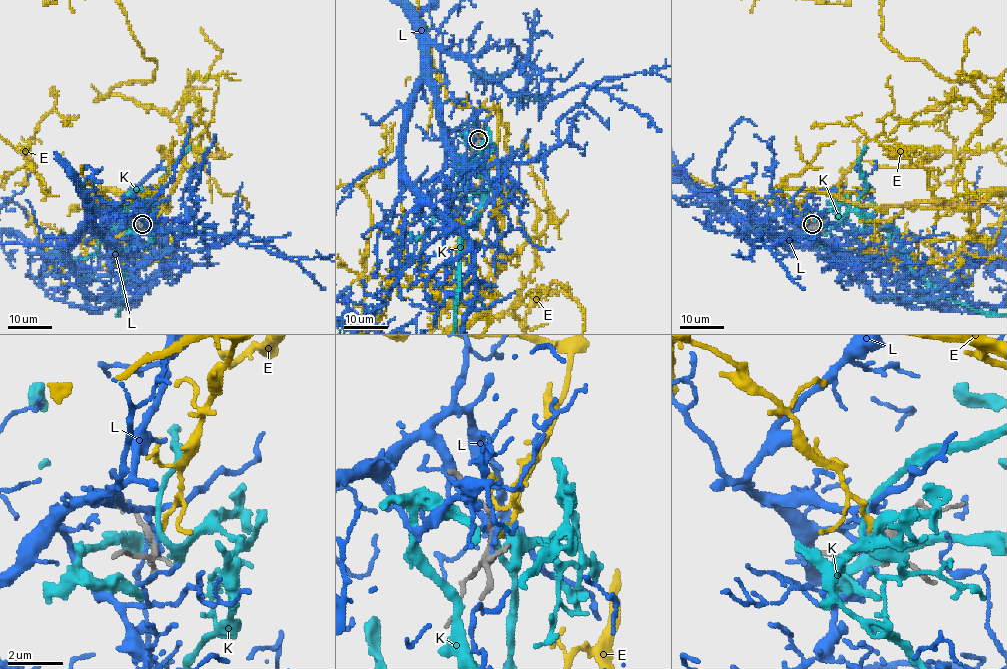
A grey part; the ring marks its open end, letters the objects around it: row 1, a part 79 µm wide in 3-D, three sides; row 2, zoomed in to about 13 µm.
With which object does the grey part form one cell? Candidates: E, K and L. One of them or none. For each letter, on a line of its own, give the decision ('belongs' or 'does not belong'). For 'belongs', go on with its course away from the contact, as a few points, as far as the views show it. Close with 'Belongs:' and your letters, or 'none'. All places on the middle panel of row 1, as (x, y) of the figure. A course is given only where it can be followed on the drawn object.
E: belongs
K: does not belong
L: does not belong
Belongs: E

